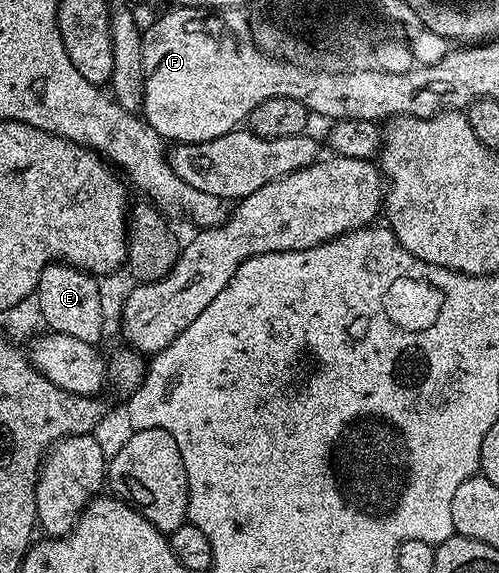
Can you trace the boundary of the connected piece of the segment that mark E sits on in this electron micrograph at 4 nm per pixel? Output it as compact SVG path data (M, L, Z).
M56 263L47 265L41 271L37 300L44 326L50 332L61 335L73 335L73 339L81 339L81 343L98 346L103 337L103 293L94 276L71 265Z

